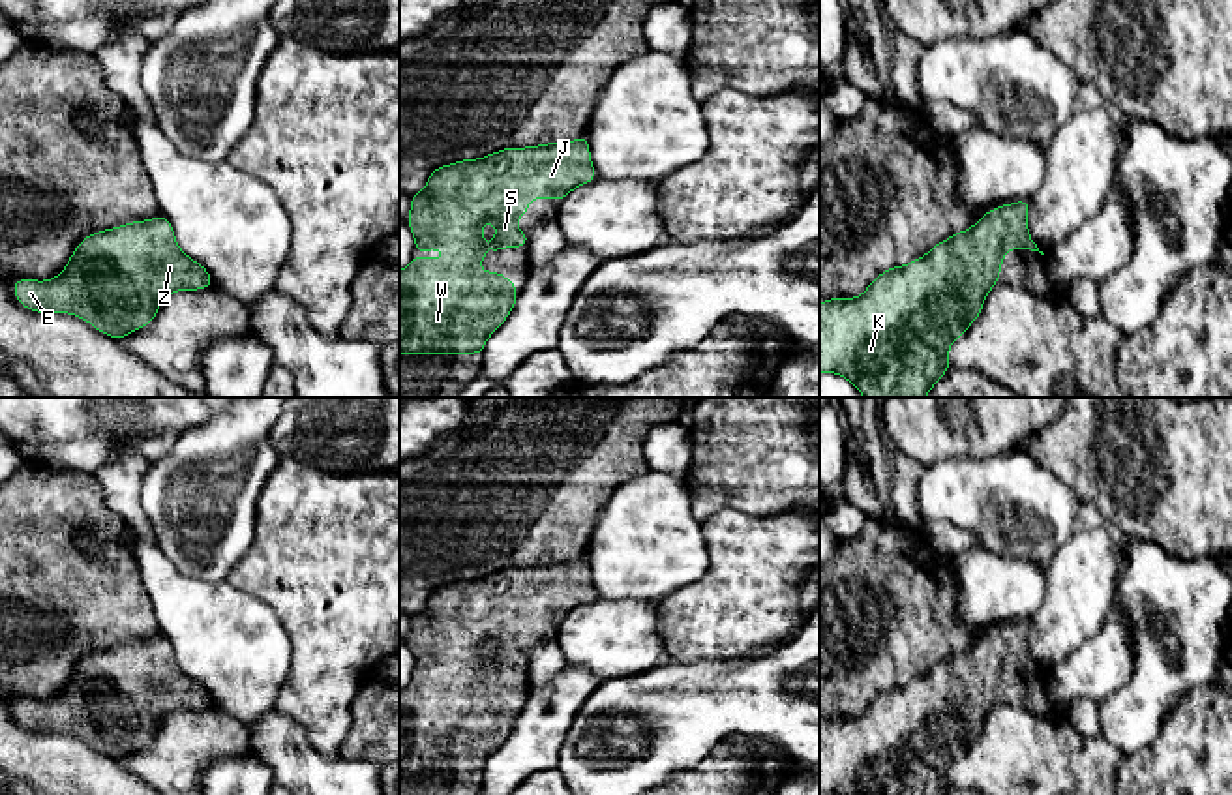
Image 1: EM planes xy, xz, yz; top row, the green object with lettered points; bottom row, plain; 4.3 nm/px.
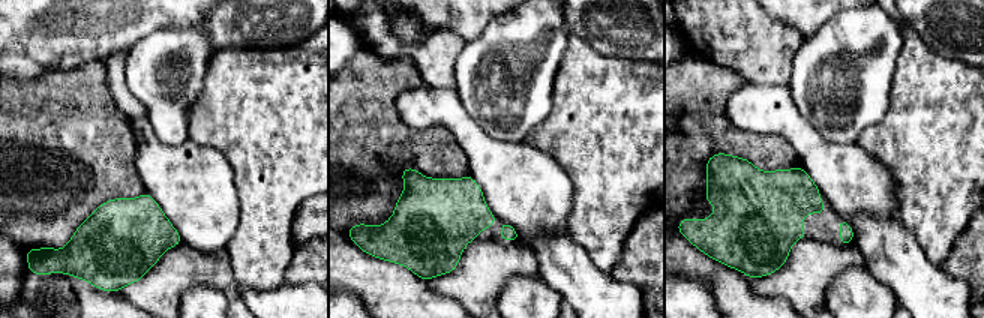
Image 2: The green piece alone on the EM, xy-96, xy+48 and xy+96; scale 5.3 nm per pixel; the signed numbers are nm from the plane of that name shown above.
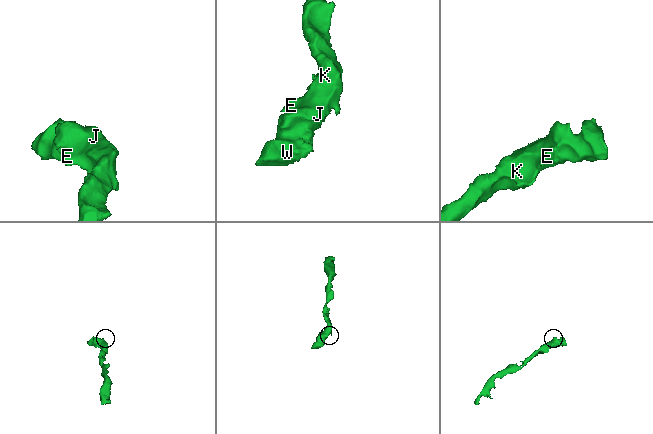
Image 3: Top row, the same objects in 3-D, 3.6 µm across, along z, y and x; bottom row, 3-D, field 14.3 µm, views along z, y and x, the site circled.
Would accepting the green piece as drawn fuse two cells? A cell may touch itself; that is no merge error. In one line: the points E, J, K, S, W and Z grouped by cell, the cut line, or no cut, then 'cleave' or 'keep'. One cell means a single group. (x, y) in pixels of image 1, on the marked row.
groups E J K S W Z; cut none; keep

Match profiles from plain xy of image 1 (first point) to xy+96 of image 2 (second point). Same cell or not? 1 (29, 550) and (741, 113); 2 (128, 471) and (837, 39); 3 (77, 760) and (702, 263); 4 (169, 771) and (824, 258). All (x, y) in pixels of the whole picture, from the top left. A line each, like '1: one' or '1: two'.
1: two
2: two
3: one
4: one

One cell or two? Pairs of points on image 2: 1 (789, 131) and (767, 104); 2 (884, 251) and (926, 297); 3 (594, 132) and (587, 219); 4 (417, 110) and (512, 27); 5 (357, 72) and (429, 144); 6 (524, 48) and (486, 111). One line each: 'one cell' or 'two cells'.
1: one cell
2: one cell
3: one cell
4: two cells
5: one cell
6: one cell

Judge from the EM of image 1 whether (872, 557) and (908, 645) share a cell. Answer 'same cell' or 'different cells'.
same cell

